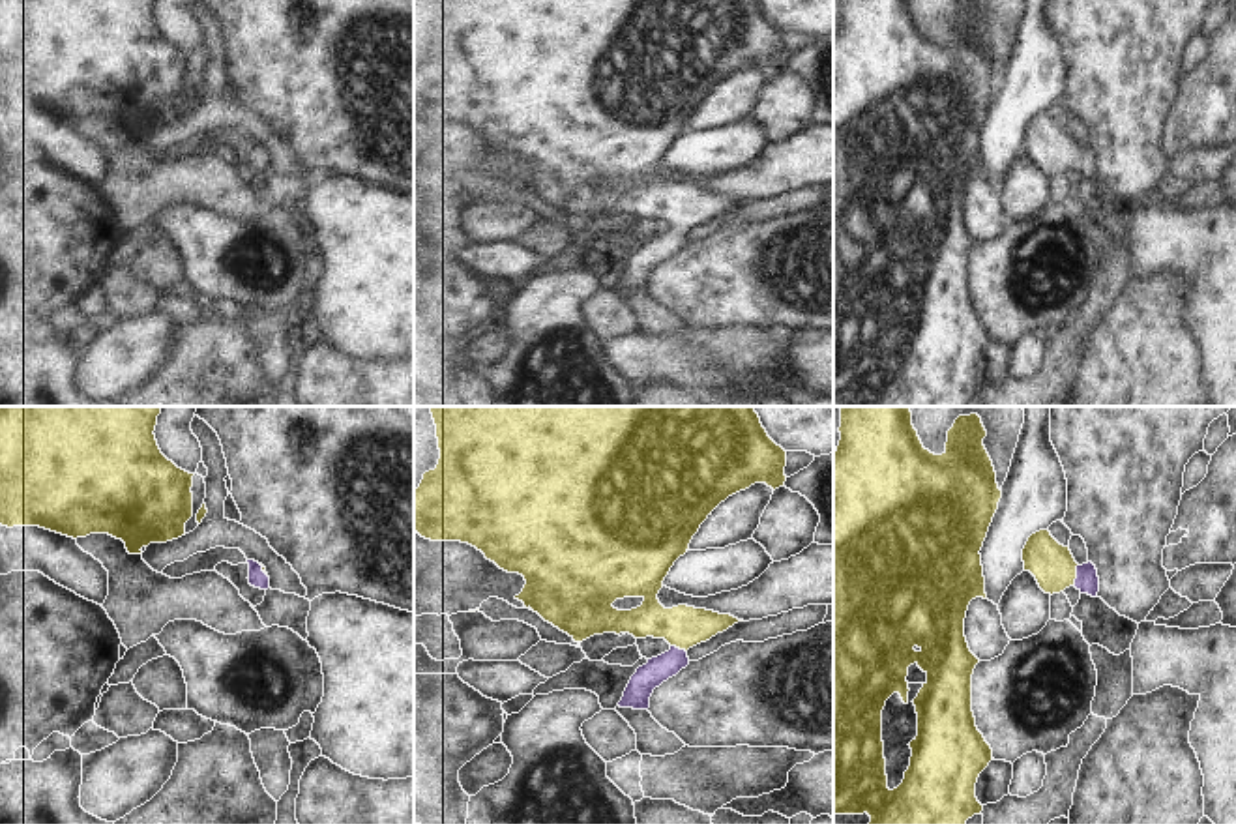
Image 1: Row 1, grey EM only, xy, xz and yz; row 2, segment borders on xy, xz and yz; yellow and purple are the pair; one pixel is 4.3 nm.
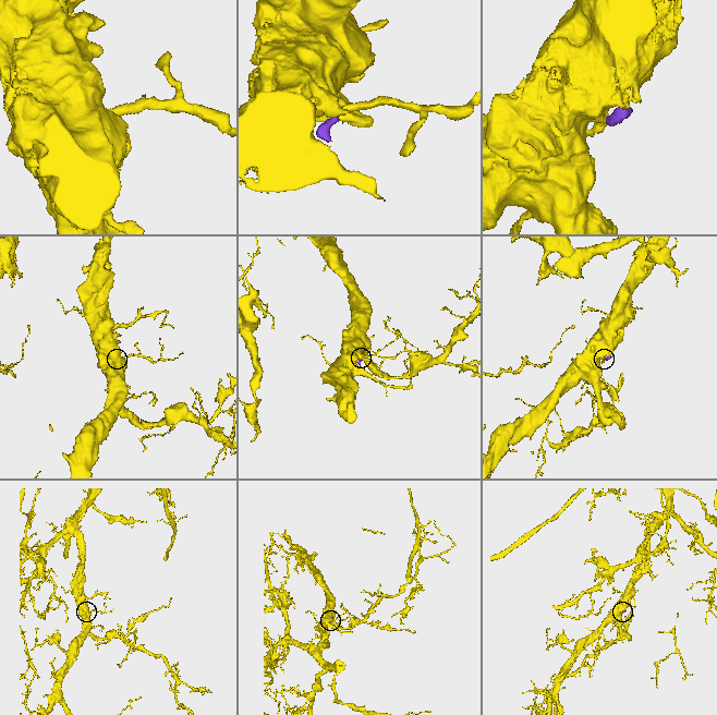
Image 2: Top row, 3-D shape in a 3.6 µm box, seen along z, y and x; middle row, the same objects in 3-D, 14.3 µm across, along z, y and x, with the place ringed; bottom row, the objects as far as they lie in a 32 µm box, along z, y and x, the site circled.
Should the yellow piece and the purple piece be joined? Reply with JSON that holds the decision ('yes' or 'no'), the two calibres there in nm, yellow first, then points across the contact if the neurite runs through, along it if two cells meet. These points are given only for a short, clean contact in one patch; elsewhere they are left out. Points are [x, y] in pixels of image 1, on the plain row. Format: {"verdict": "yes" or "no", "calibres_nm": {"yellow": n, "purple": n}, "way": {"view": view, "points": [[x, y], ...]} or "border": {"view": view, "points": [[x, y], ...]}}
{"verdict": "yes", "calibres_nm": {"yellow": 190, "purple": 100}, "way": {"view": "yz", "points": [[1053, 145], [1060, 152], [1075, 156], [1087, 161]]}}

